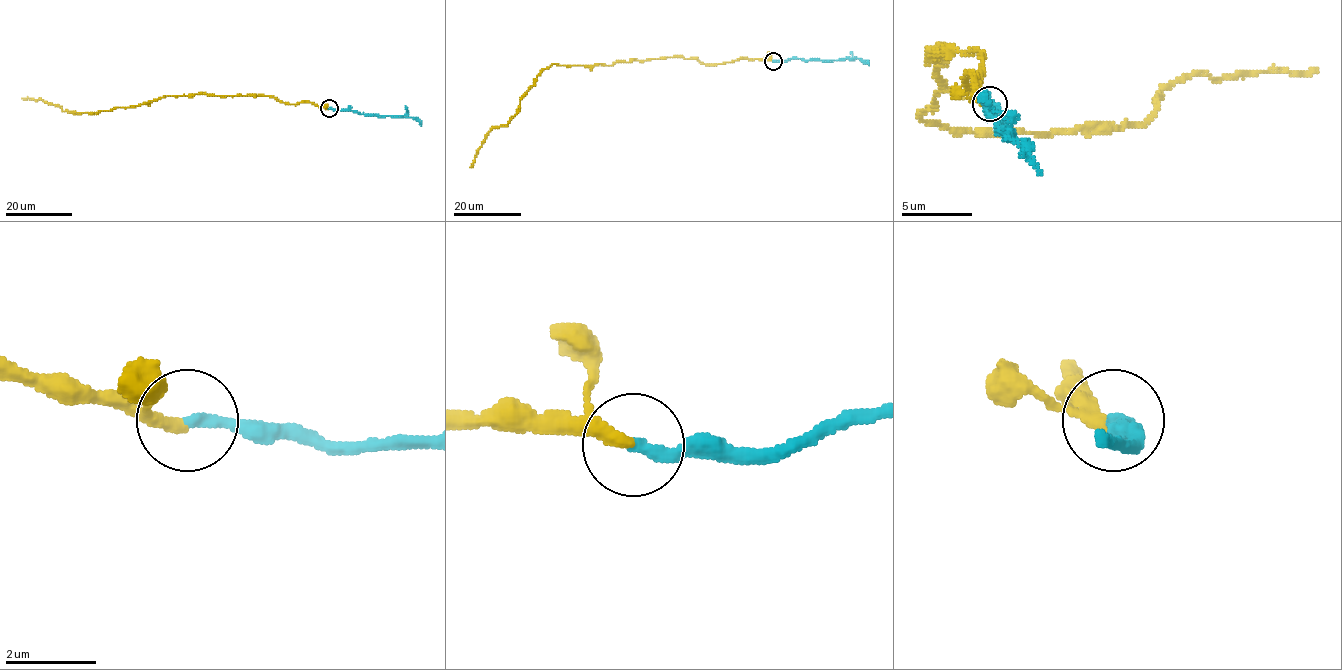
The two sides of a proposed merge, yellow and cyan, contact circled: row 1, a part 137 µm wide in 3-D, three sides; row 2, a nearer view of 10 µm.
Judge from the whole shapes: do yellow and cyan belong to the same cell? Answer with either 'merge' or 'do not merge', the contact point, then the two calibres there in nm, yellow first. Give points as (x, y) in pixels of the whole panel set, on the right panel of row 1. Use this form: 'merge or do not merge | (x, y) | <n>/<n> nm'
merge | (989, 104) | 220/280 nm

